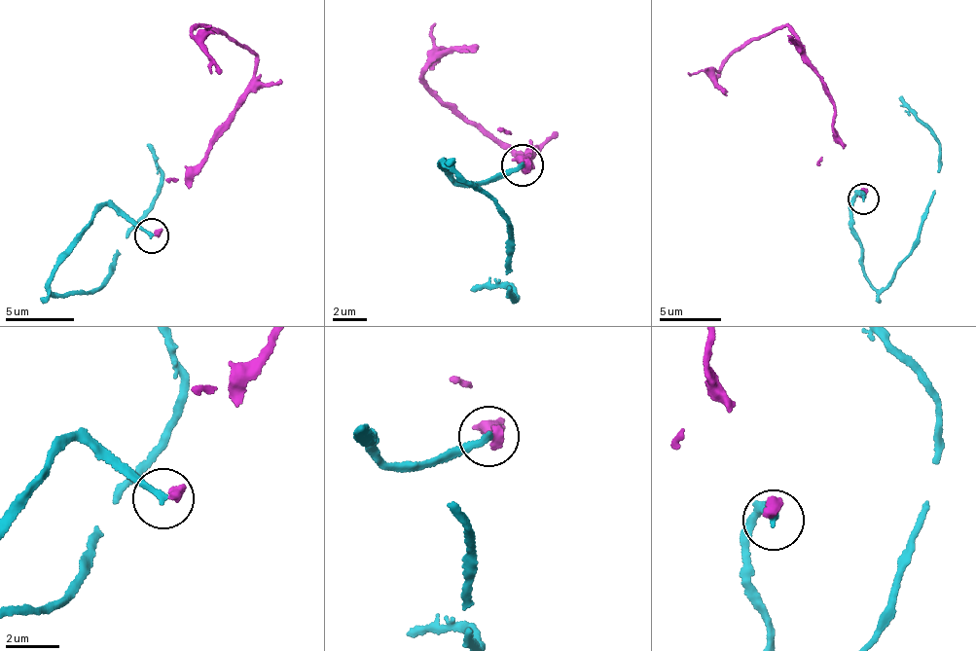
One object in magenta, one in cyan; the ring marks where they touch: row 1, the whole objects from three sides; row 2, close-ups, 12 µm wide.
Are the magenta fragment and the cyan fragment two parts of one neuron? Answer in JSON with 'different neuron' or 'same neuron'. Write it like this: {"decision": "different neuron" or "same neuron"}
{"decision": "different neuron"}

